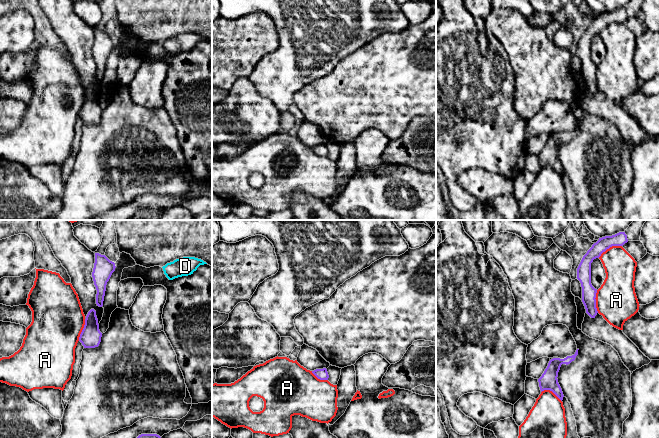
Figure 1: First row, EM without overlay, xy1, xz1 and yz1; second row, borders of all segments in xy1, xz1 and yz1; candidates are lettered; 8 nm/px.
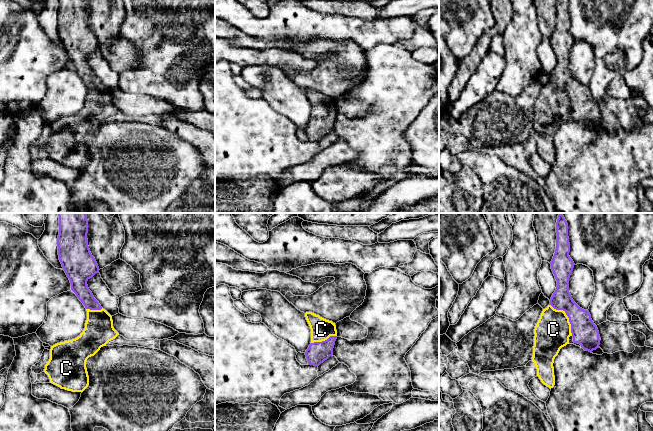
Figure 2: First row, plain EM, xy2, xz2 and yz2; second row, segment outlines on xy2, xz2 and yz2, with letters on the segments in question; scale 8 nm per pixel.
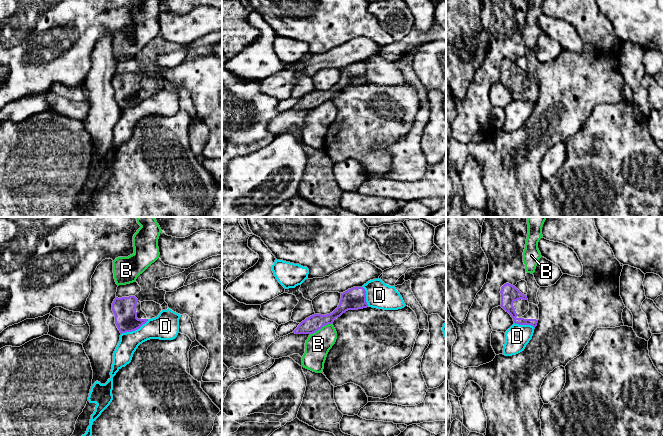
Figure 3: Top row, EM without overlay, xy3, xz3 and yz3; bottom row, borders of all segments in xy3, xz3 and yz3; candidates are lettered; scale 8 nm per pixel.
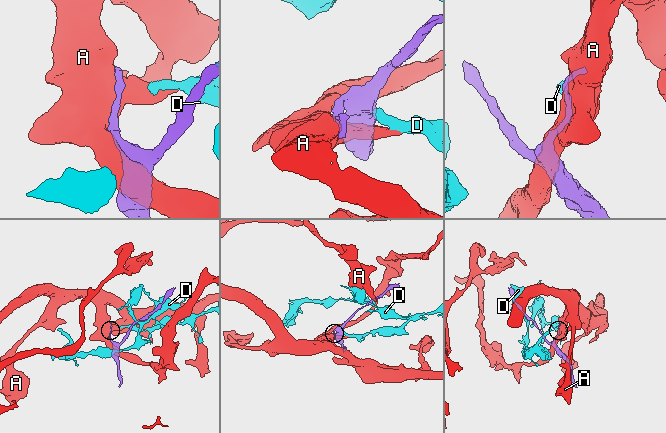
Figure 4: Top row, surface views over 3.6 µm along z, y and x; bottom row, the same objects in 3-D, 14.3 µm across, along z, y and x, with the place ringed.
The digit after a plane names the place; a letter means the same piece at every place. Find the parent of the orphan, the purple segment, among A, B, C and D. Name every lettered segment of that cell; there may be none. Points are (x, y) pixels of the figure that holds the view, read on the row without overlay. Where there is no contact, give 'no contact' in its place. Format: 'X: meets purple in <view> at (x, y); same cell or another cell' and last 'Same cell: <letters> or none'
A: meets purple in yz1 at (609, 23); another cell
B: meets purple in xz3 at (320, 104); another cell
C: meets purple in yz2 at (568, 93); same cell
D: meets purple in xy3 at (134, 106); another cell
Same cell: C

